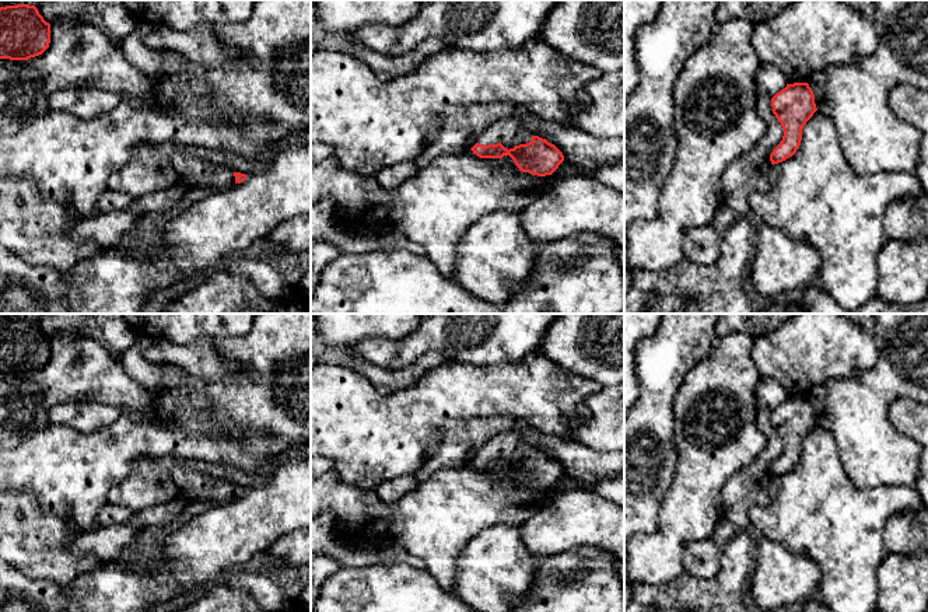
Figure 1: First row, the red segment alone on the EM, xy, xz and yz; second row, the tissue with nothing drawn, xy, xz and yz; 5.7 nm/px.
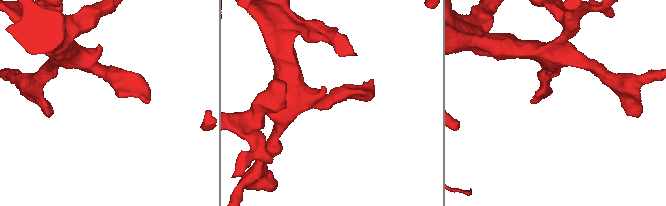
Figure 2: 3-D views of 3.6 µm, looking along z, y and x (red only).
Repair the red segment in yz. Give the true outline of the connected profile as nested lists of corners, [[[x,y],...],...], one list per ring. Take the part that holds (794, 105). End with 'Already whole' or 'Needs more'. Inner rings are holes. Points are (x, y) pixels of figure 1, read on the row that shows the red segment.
[[[808,83],[787,84],[771,98],[771,106],[784,129],[782,140],[770,154],[770,161],[774,165],[796,153],[802,140],[802,129],[817,108]]]. Already whole

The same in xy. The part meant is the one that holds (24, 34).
[[[35,6],[0,7],[0,59],[28,60],[50,43],[50,24]]]. Already whole

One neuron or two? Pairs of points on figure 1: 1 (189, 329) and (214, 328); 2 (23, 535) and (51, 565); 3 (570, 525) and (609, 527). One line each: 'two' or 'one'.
1: one
2: one
3: one

